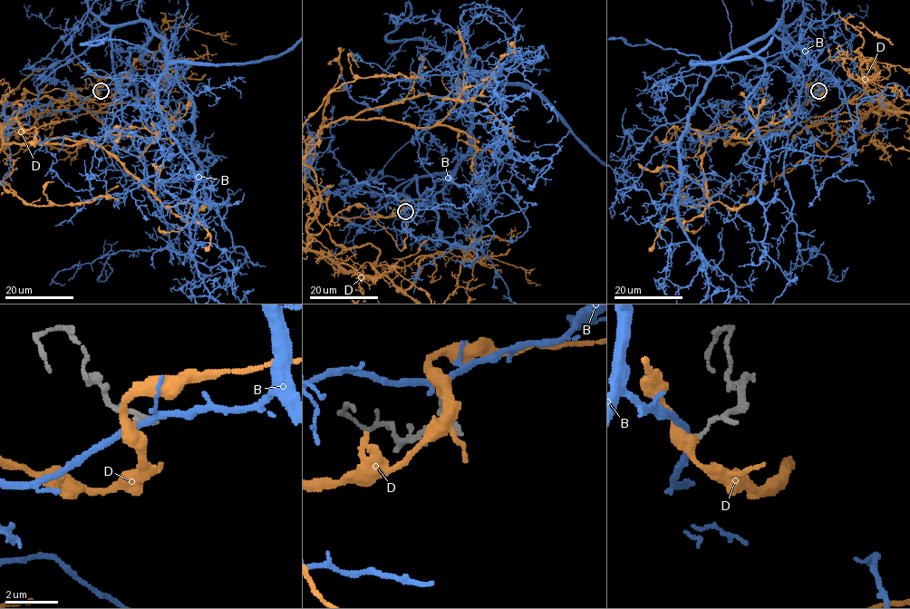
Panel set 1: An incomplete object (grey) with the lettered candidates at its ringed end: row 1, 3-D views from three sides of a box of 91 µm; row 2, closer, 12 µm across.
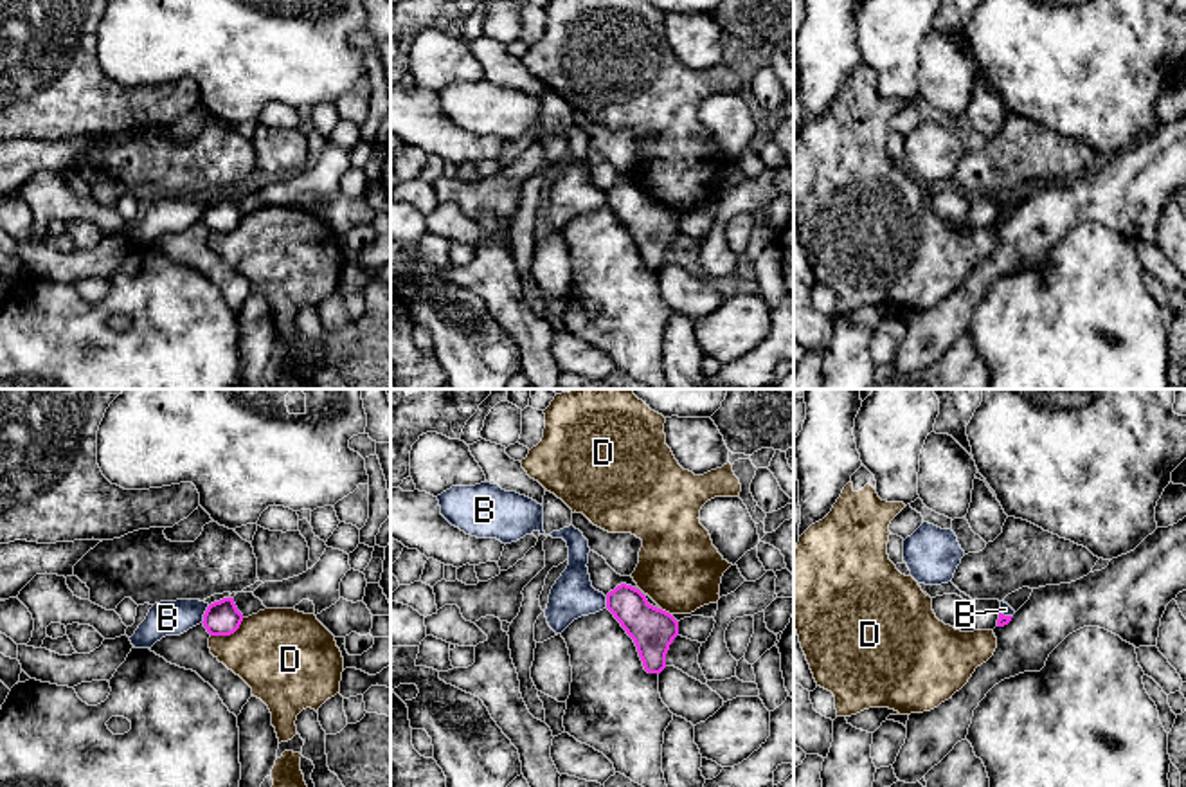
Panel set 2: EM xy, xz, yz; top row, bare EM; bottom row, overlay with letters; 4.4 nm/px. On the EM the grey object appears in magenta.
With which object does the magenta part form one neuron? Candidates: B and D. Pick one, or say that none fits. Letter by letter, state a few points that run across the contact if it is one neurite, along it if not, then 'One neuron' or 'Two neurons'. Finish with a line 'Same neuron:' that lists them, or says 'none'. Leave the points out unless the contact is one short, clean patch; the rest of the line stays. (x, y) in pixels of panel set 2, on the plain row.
B: Line: xy (209, 202), (200, 218). Two neurons
D: Line: xy (243, 215), (233, 229), (211, 233). Two neurons
Same neuron: none

